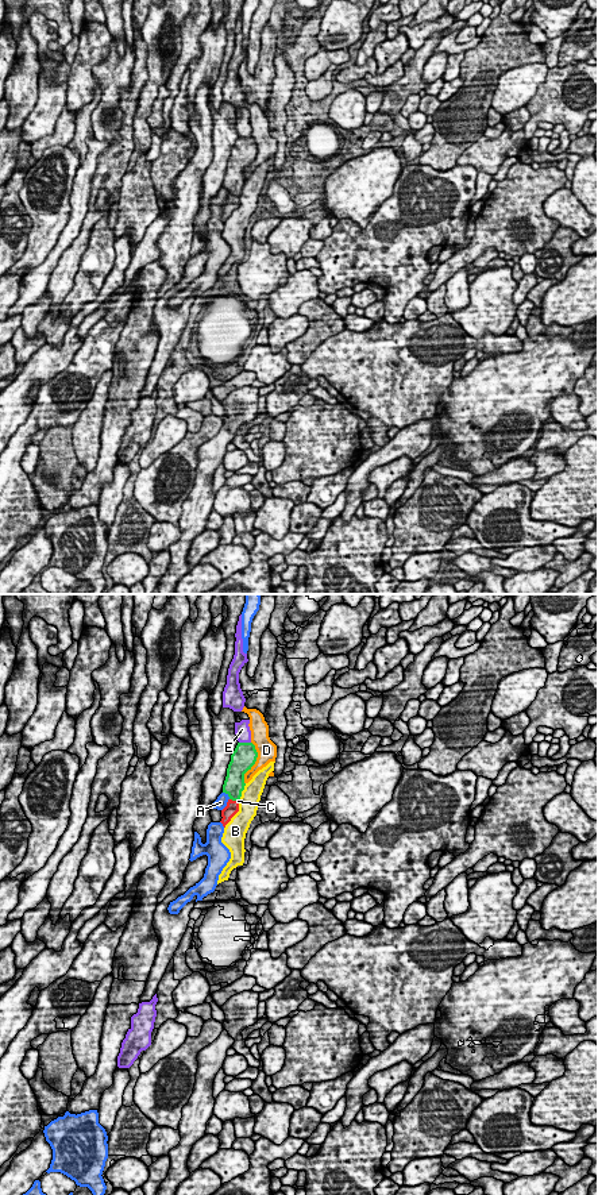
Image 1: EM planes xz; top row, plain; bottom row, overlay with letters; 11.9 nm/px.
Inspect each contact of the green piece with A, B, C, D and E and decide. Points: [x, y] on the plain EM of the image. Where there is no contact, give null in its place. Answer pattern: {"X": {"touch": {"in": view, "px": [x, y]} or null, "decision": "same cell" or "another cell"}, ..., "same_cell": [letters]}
{"A": {"touch": {"in": "xz", "px": [228, 191]}, "decision": "another cell"}, "B": {"touch": {"in": "xz", "px": [242, 185]}, "decision": "another cell"}, "C": {"touch": {"in": "xz", "px": [234, 195]}, "decision": "same cell"}, "D": {"touch": {"in": "xz", "px": [254, 158]}, "decision": "another cell"}, "E": {"touch": {"in": "xz", "px": [245, 138]}, "decision": "another cell"}, "same_cell": ["C"]}

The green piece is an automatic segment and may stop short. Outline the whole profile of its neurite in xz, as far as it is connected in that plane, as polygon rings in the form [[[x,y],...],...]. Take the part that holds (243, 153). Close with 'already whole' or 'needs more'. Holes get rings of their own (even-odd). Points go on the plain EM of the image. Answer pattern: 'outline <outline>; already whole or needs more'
outline [[[238,138],[235,146],[231,150],[231,157],[227,163],[227,171],[223,180],[223,188],[229,194],[227,201],[221,205],[221,219],[225,220],[239,207],[239,194],[244,185],[244,169],[251,165],[258,153],[258,147],[252,138]]]; needs more

